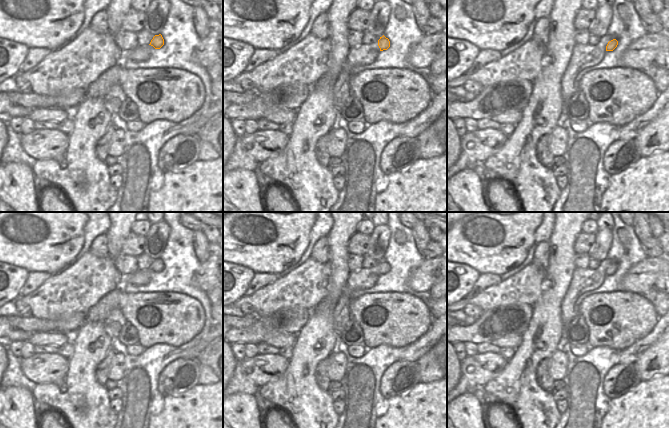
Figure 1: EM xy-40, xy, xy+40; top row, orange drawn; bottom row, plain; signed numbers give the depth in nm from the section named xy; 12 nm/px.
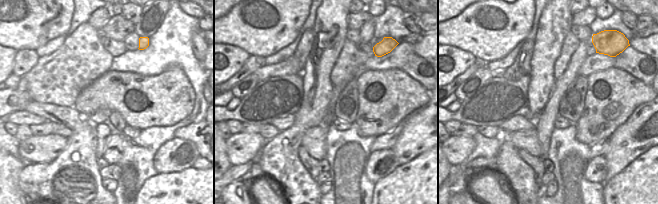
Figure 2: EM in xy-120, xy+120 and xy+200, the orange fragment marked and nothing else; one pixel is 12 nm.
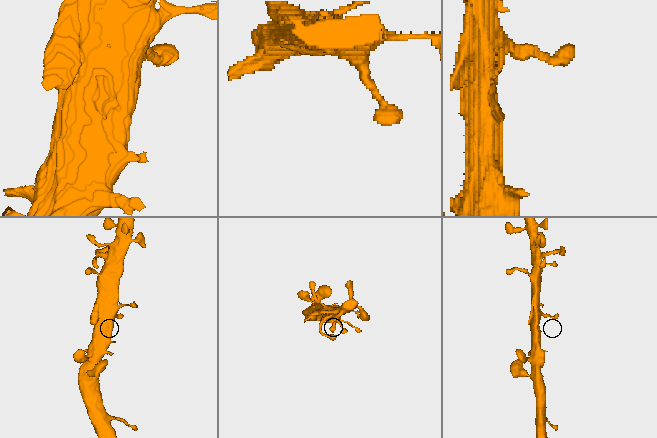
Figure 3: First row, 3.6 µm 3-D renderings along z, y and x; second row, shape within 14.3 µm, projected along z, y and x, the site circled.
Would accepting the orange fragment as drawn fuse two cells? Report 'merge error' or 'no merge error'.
no merge error

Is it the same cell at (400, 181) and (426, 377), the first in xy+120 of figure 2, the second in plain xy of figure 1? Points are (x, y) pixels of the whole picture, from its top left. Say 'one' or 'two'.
two

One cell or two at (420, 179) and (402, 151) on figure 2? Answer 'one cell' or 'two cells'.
two cells

